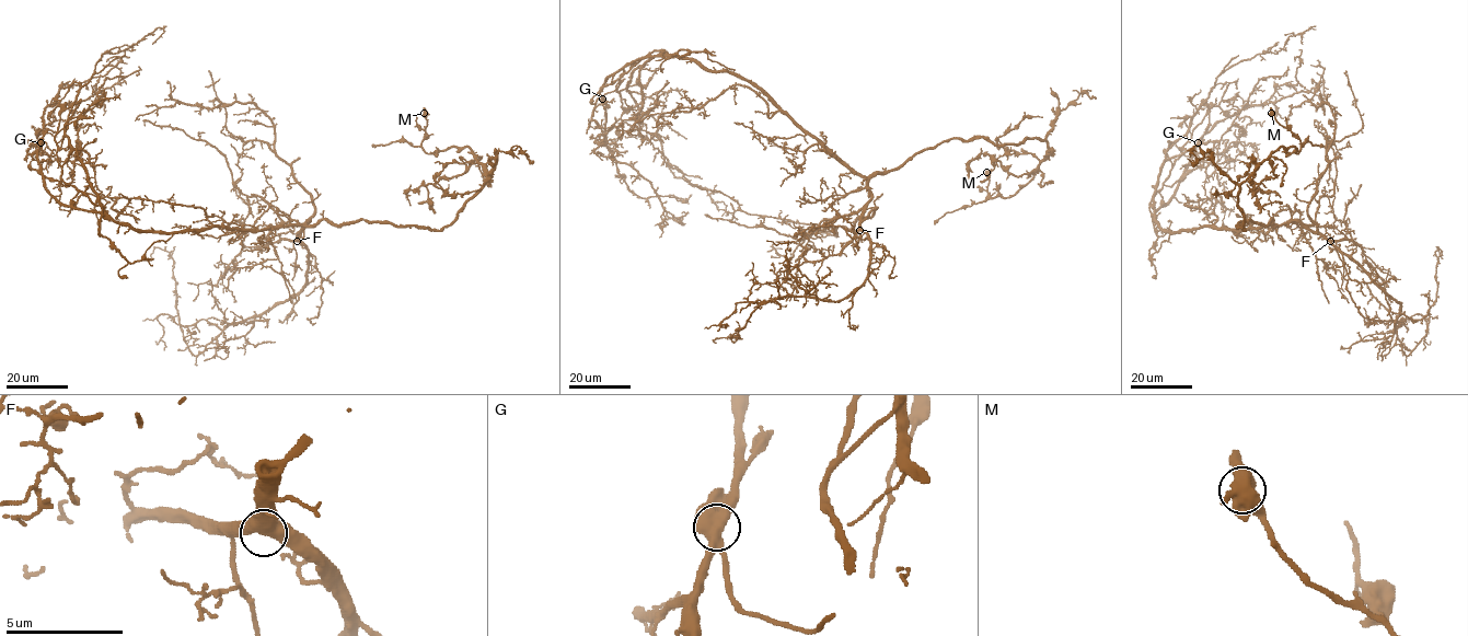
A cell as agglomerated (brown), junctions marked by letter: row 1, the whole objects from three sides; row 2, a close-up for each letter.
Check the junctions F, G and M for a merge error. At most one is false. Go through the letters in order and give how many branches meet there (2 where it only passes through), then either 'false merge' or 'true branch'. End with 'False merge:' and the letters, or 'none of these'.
F: 3 branches meet; true branch
G: 3 branches meet; false merge
M: 3 branches meet; true branch
False merge: G

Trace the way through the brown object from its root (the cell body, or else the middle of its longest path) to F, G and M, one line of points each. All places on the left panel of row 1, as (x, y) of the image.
F: (240, 230), (275, 230), (302, 226), (309, 220), (297, 241)
G: (240, 230), (209, 227), (137, 232), (117, 223), (100, 206), (62, 180), (57, 157), (45, 154), (41, 142)
M: (240, 230), (322, 219), (447, 227), (484, 183), (486, 170), (467, 147), (427, 153), (424, 113)

